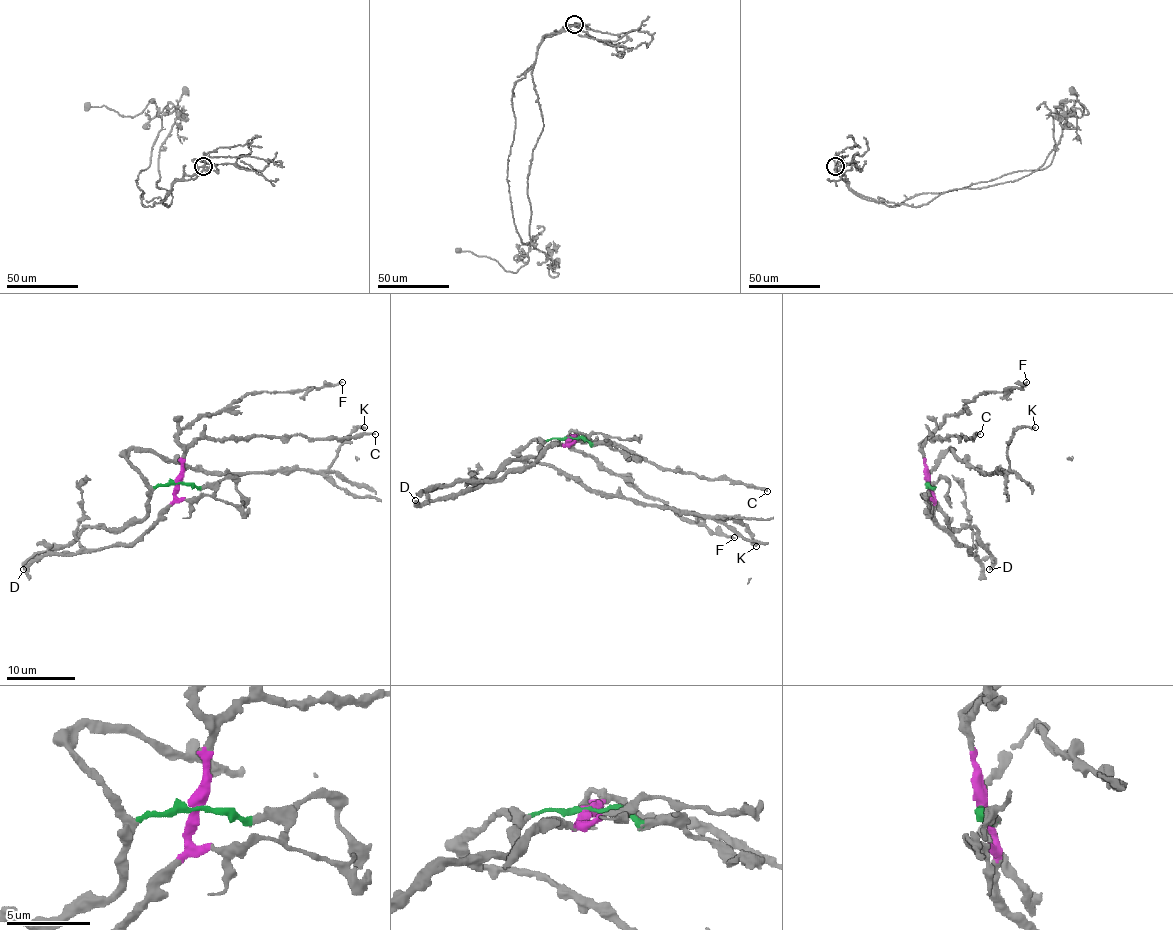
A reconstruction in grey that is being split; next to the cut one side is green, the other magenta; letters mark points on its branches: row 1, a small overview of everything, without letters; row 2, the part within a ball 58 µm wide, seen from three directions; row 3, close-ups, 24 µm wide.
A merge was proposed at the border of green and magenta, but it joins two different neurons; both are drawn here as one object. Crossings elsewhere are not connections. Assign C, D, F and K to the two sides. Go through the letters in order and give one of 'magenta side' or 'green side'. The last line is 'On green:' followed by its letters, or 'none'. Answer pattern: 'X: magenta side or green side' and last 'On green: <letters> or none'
C: magenta side
D: green side
F: magenta side
K: green side
On green: D, K

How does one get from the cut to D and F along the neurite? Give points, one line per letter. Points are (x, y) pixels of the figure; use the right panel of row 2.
D: (927, 482), (935, 506), (949, 527), (973, 527), (989, 551), (992, 561), (989, 570)
F: (927, 482), (922, 444), (948, 417), (980, 393), (1006, 391), (1027, 382)

